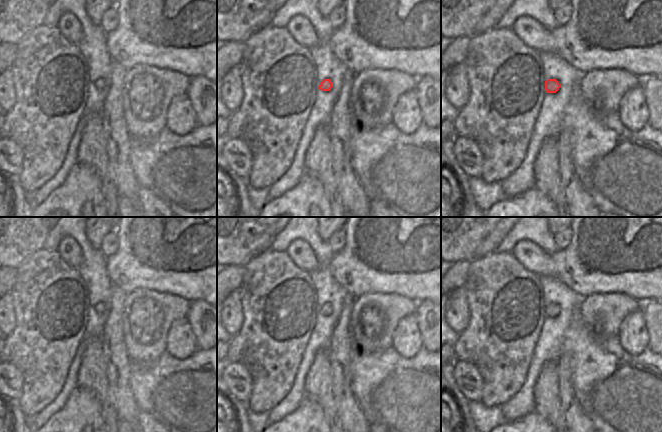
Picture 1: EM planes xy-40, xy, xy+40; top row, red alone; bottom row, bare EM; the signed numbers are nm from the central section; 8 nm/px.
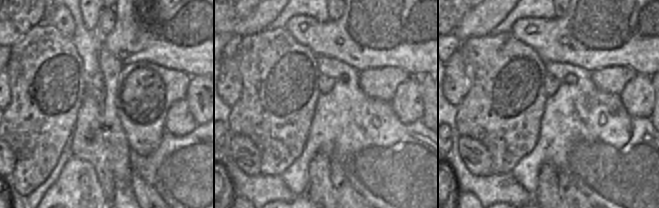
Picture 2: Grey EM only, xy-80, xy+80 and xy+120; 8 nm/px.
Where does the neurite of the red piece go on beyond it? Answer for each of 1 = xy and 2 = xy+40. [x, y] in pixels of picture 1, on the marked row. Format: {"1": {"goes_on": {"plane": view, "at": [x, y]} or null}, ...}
{"1": {"goes_on": null}, "2": {"goes_on": null}}

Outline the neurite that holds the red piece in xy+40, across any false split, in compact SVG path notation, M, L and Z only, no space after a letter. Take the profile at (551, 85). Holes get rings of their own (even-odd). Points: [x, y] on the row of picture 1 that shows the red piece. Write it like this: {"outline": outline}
{"outline": "M548 79L545 81L545 90L547 93L556 93L560 88L560 84L556 79Z"}

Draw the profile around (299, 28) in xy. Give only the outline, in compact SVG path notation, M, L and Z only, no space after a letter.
M300 15L292 17L285 28L297 43L308 49L318 43L313 26L308 19Z

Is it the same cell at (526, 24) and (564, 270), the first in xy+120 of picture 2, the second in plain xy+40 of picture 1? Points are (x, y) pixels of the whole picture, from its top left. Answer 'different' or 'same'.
same

